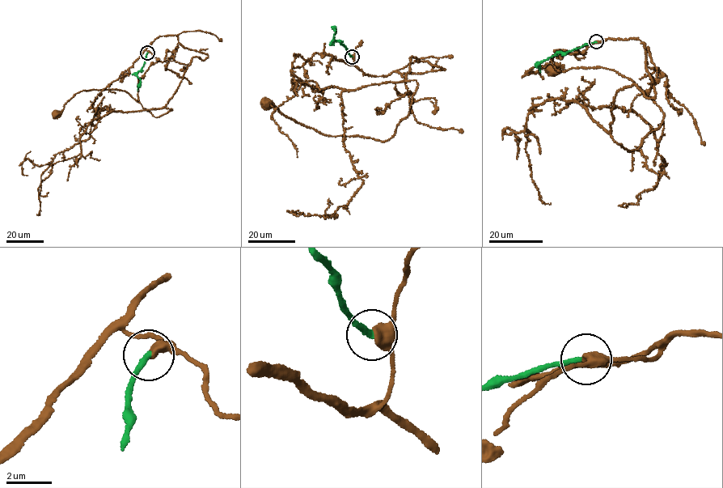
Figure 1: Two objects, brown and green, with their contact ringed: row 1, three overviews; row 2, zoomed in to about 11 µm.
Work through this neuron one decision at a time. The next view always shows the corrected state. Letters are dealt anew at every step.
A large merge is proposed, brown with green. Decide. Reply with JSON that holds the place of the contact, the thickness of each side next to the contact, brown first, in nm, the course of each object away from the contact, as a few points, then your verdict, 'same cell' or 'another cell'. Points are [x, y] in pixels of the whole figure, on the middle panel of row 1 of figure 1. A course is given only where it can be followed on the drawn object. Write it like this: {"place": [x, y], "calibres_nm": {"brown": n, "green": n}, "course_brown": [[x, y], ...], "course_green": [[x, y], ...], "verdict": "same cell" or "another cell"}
{"place": [352, 57], "calibres_nm": {"brown": 320, "green": 260}, "course_brown": [[352, 57], [373, 76], [445, 70], [411, 58], [409, 114], [383, 142], [321, 133], [266, 105]], "course_green": [[352, 57], [340, 42], [333, 40], [334, 28], [336, 33]], "verdict": "another cell"}

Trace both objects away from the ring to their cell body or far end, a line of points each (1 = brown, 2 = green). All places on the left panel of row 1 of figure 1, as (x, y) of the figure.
1: (148, 52), (176, 36), (208, 56), (193, 57), (171, 110), (155, 117), (125, 91), (94, 90), (56, 114)
2: (147, 52), (141, 70), (136, 74), (141, 80), (137, 91)

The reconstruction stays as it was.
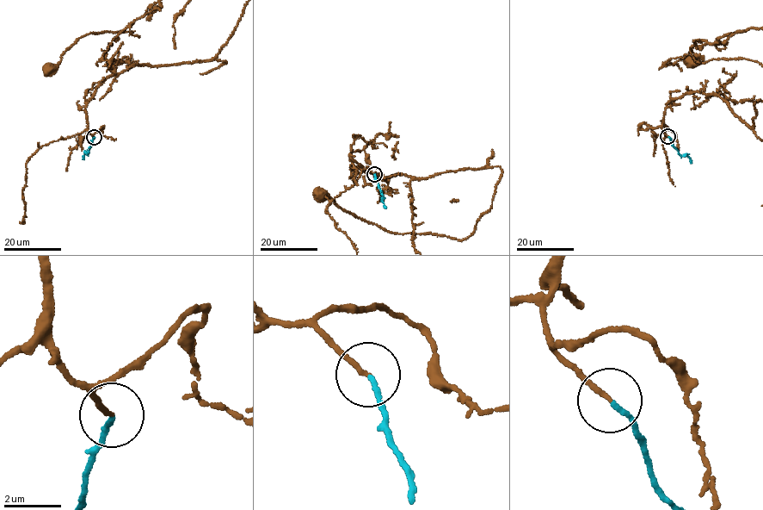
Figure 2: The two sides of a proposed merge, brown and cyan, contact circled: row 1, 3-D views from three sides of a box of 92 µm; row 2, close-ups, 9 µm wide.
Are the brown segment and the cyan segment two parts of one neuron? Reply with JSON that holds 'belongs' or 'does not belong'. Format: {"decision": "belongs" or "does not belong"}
{"decision": "belongs"}

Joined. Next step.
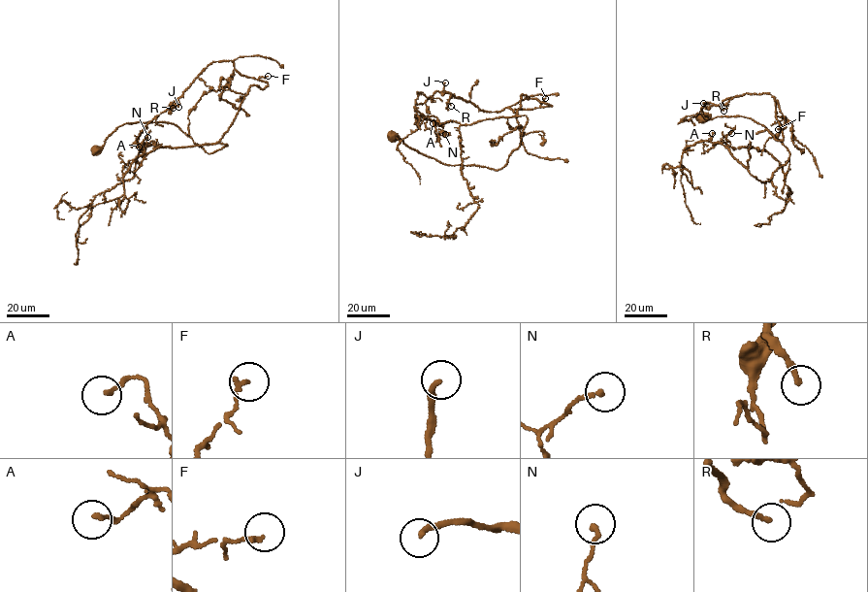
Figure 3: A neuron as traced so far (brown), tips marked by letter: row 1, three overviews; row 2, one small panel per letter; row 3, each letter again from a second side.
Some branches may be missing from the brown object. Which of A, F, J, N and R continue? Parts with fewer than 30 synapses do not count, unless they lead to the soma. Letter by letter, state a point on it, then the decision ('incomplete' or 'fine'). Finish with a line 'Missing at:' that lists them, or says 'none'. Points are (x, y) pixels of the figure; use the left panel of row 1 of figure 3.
A: at (139, 147); fine
F: at (268, 76); fine
J: at (178, 107); incomplete
N: at (147, 137); fine
R: at (173, 108); incomplete
Missing at: J, R

